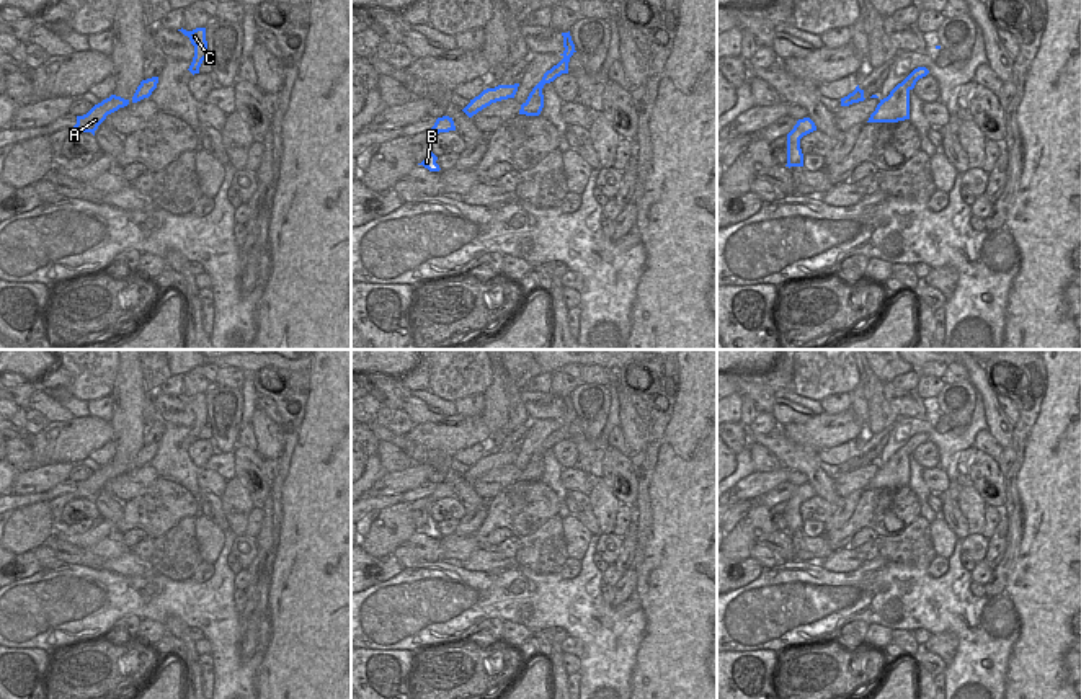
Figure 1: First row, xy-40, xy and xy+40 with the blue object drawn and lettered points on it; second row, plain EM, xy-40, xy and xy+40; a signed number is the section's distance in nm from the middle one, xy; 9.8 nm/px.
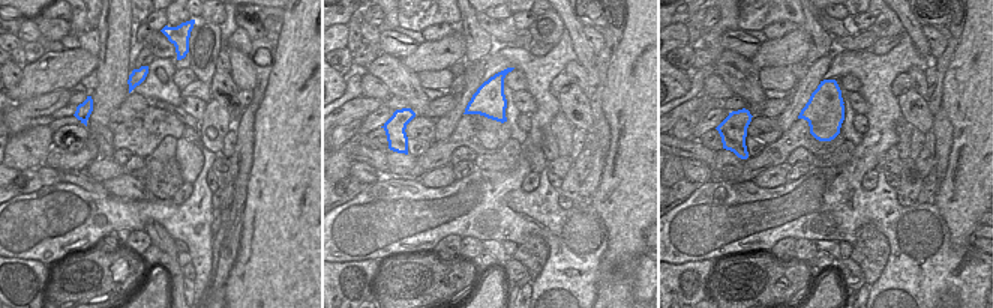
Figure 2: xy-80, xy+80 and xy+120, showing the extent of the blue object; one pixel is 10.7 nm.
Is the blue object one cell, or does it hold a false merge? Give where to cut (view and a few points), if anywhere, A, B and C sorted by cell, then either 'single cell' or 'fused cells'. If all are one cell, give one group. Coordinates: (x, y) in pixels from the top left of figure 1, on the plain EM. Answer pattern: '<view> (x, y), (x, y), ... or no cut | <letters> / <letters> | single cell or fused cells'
no cut | A B C | single cell

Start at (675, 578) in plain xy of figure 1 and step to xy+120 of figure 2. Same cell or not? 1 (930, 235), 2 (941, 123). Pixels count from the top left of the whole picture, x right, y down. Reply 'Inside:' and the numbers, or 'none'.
Inside: none

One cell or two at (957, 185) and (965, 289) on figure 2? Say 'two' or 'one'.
two

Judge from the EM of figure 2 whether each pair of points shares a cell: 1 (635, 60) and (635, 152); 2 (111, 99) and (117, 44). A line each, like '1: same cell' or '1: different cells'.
1: same cell
2: same cell

